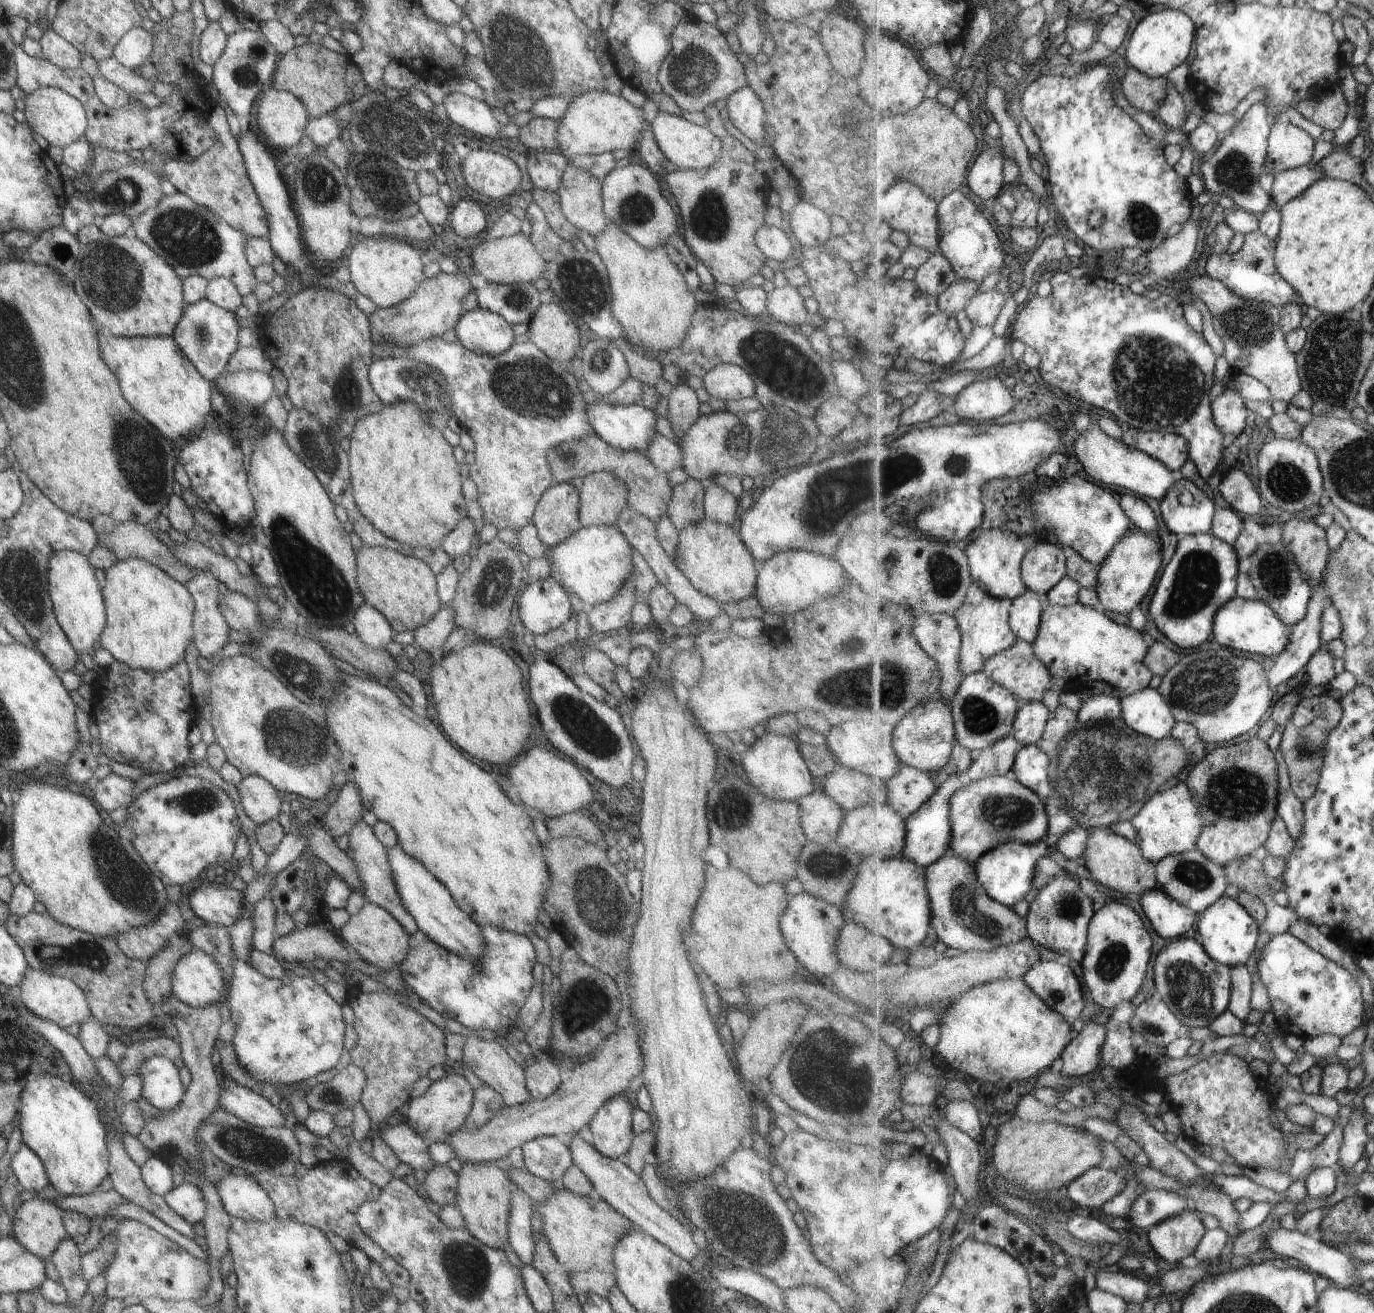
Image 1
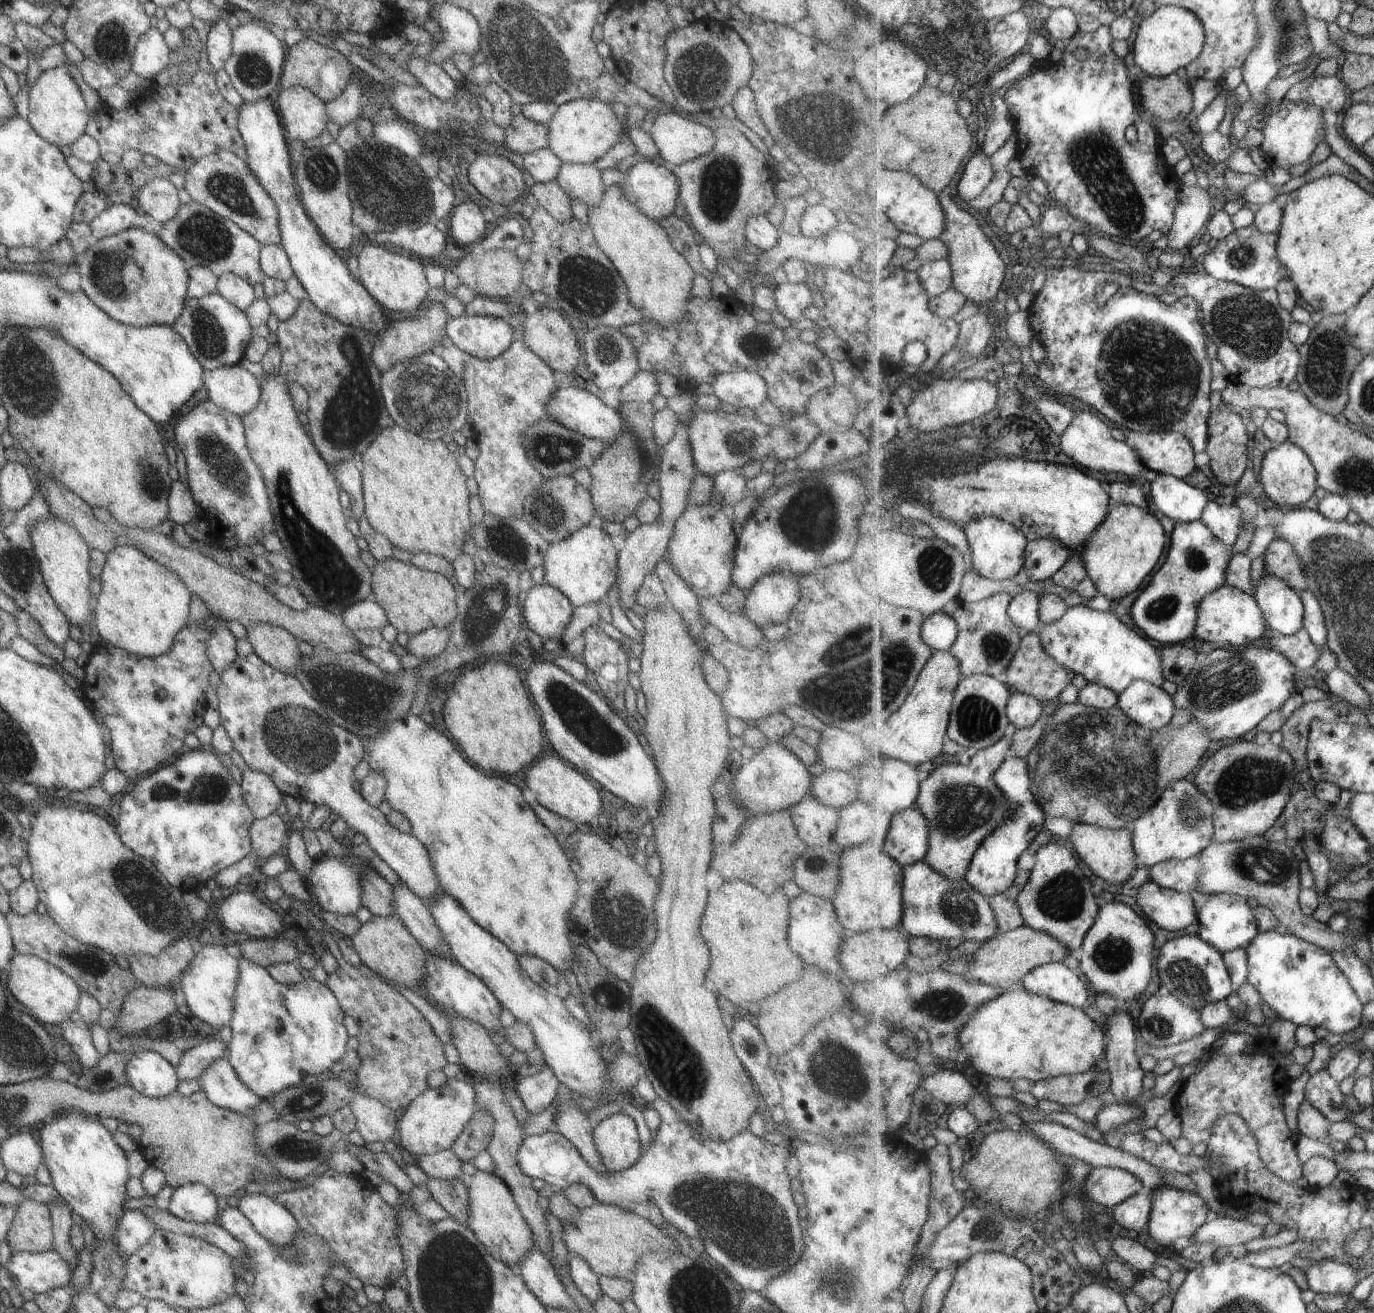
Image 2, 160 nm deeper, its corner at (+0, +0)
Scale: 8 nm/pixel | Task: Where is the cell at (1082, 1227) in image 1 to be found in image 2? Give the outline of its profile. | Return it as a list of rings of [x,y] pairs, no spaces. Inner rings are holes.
[[[1120,1236],[1111,1237],[1114,1239],[1109,1239],[1115,1256],[1122,1261],[1124,1261],[1135,1273],[1145,1274],[1145,1276],[1154,1276],[1157,1268],[1157,1260],[1159,1256],[1139,1244],[1134,1240],[1129,1240],[1129,1238],[1121,1238]]]

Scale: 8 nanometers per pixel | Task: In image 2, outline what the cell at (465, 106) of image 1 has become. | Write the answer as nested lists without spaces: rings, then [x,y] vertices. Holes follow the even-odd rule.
[[[407,58],[407,71],[422,88],[425,88],[433,98],[441,102],[457,100],[456,84],[439,65],[429,64],[424,58]]]

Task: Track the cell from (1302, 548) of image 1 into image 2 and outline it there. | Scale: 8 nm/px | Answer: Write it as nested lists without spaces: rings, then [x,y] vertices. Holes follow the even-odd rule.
[[[1281,538],[1273,539],[1264,552],[1264,572],[1275,574],[1277,578],[1289,582],[1293,590],[1303,594],[1309,591],[1309,580],[1305,576],[1305,566],[1297,546]]]

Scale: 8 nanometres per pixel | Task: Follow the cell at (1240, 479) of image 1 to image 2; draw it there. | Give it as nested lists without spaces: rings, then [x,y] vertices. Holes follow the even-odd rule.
[[[1222,403],[1213,409],[1209,418],[1209,446],[1205,458],[1212,470],[1214,476],[1217,476],[1219,482],[1225,482],[1227,486],[1236,485],[1249,464],[1249,456],[1247,456],[1247,448],[1249,448],[1249,434],[1247,434],[1247,426],[1243,422],[1243,417],[1239,416],[1239,412],[1231,405],[1227,406]]]

